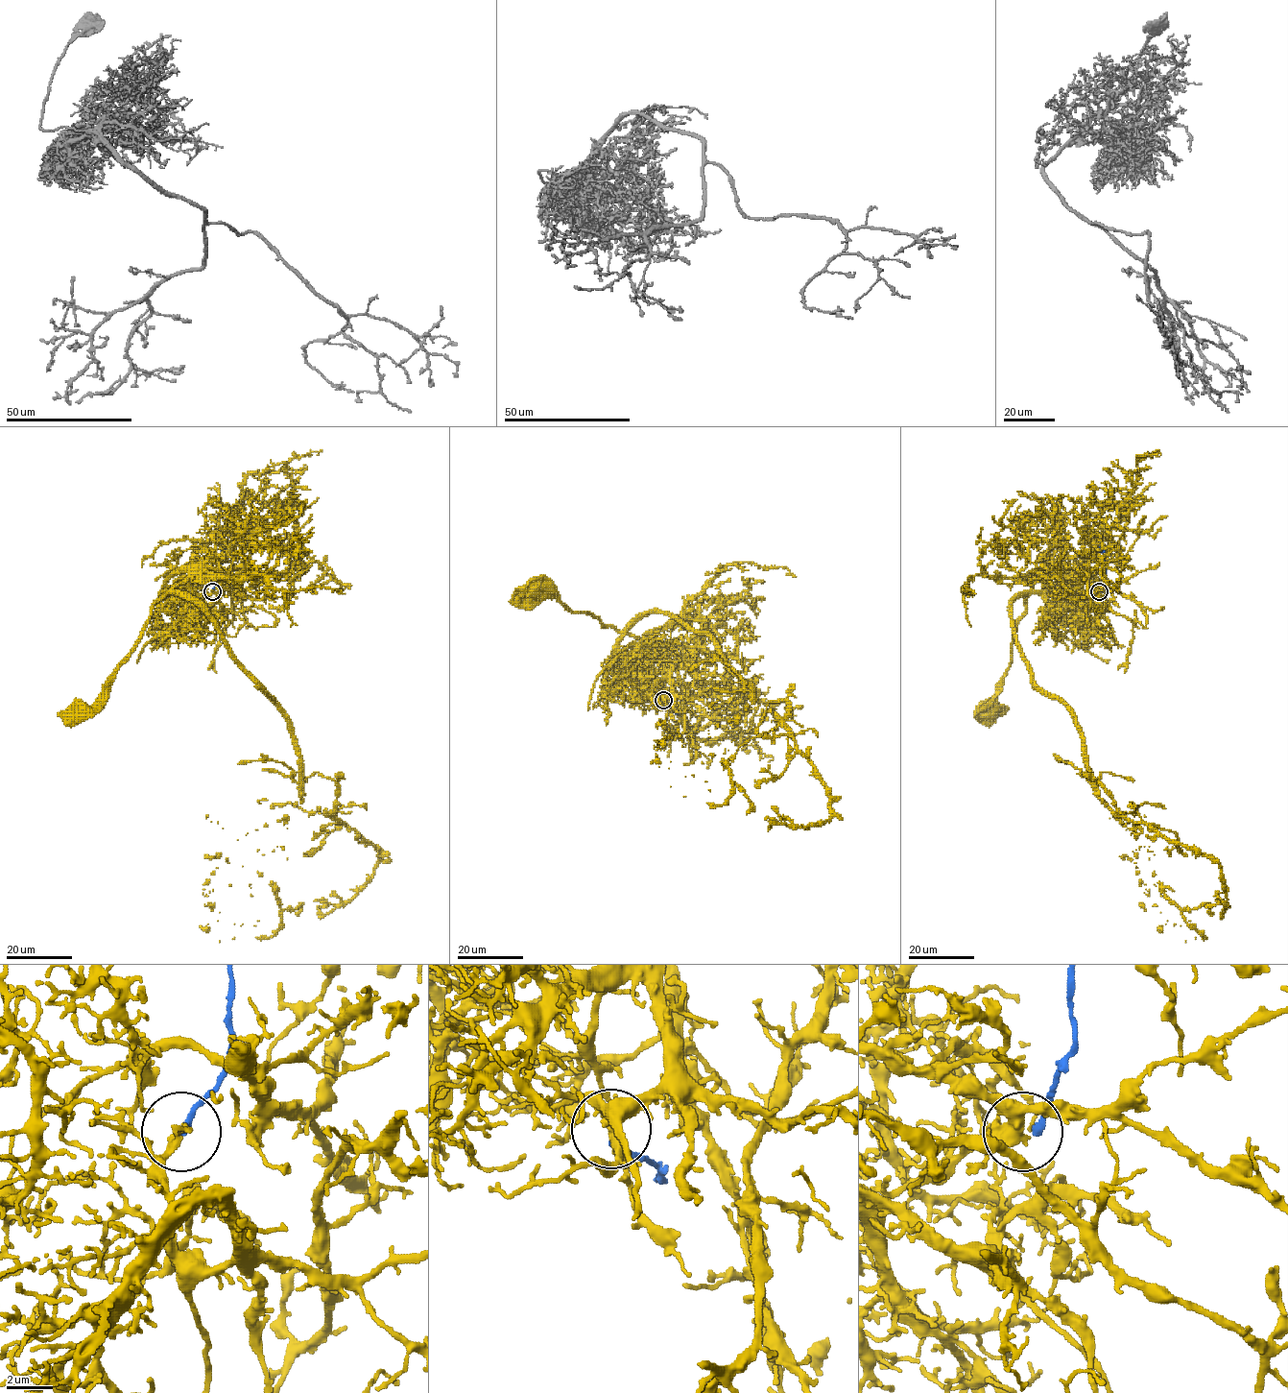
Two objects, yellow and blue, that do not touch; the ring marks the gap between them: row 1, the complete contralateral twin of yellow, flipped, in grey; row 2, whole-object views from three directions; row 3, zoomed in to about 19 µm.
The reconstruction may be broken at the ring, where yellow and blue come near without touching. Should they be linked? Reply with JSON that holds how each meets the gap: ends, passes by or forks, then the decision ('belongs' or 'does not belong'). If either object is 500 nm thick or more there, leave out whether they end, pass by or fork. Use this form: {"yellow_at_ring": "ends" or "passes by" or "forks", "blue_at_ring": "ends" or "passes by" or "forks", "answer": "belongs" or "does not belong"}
{"yellow_at_ring": "ends", "blue_at_ring": "ends", "answer": "does not belong"}

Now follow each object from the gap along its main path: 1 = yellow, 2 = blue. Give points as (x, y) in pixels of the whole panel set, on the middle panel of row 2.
1: (663, 698), (617, 653), (649, 612), (786, 699), (830, 816), (774, 822), (733, 782), (710, 804), (668, 768)
2: (663, 702), (673, 708), (677, 701)

